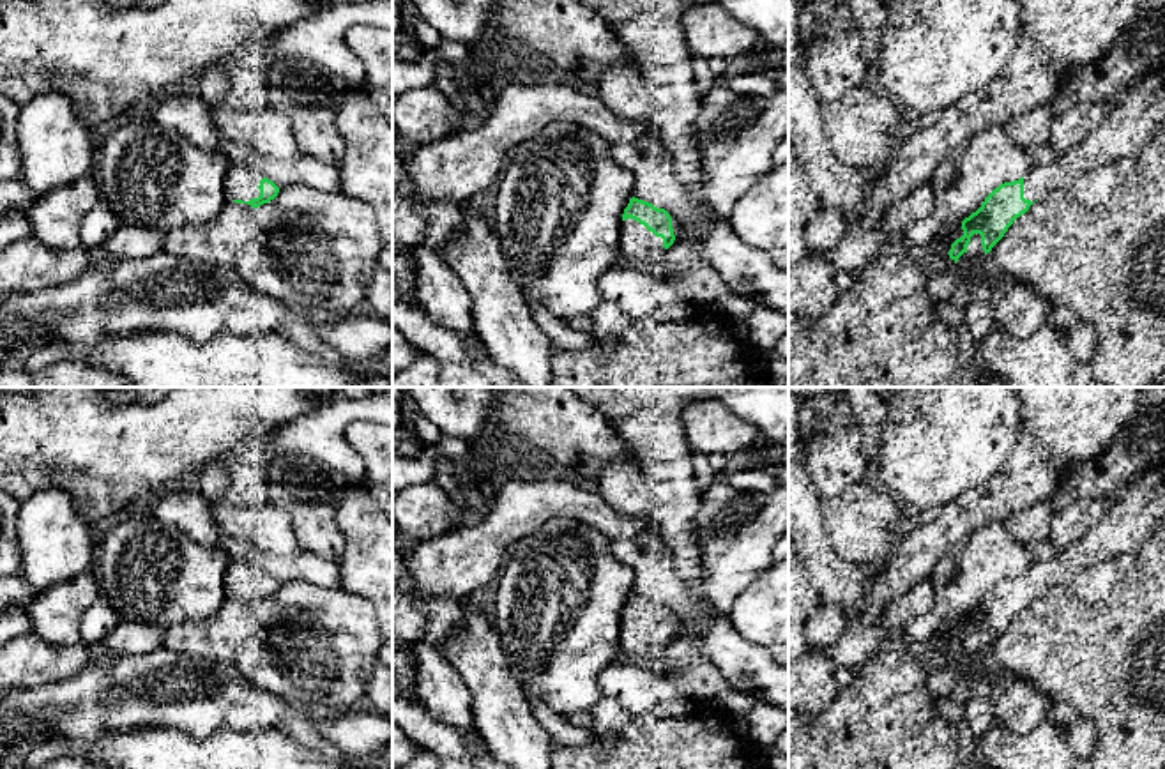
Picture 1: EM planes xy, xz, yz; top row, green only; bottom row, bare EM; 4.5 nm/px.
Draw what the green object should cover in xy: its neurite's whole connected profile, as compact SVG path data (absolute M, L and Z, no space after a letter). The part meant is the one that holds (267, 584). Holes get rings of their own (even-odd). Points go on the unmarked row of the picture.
M232 560L225 573L226 594L258 605L274 596L279 583L246 560Z

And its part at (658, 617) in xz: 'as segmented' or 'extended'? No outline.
extended

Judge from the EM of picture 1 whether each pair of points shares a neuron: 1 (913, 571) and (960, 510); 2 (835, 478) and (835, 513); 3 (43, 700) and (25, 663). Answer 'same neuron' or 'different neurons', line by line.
1: same neuron
2: different neurons
3: different neurons

